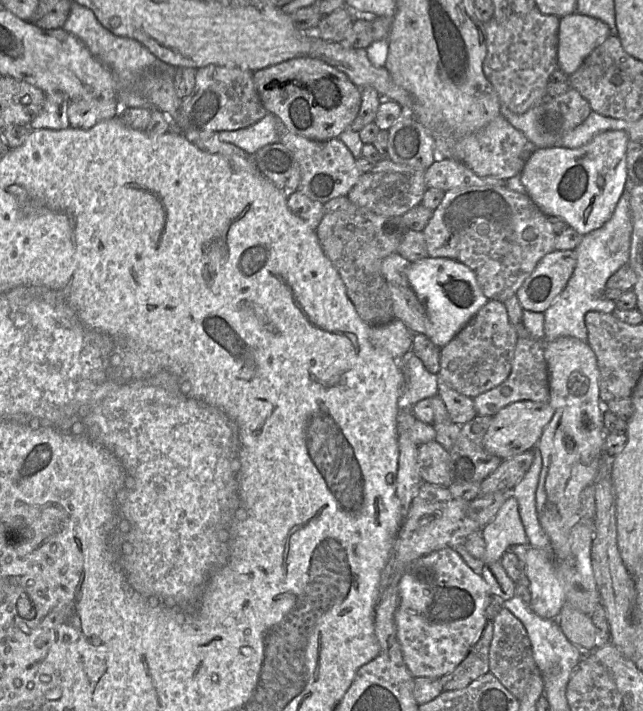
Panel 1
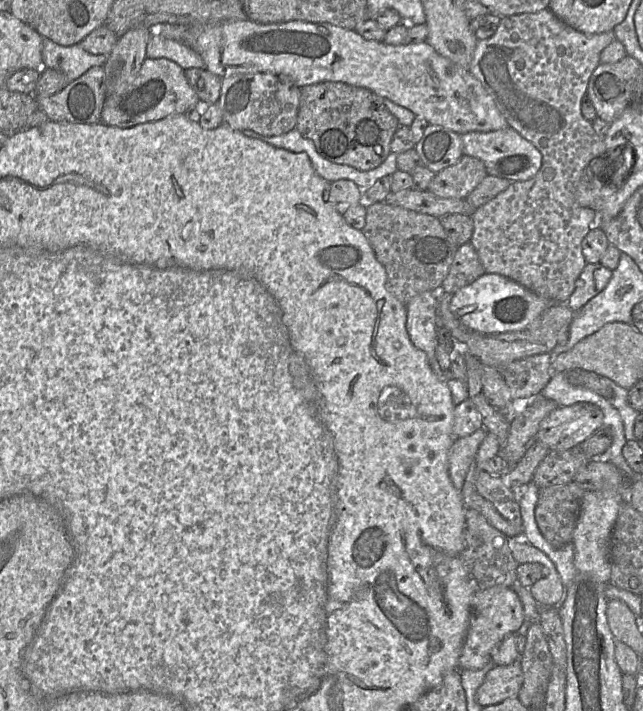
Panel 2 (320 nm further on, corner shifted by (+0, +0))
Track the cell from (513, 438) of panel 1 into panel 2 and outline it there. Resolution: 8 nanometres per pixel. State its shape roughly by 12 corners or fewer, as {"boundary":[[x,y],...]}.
{"boundary":[[594,404],[558,406],[536,441],[566,450],[602,425]]}

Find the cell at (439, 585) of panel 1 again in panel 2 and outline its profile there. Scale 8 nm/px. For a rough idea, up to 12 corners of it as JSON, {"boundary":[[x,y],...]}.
{"boundary":[[511,588],[477,589],[459,670],[484,667],[495,645],[519,632]]}

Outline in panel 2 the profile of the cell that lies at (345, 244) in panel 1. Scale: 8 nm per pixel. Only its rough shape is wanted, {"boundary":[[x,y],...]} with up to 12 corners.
{"boundary":[[378,202],[361,231],[404,305],[459,245],[438,217]]}

